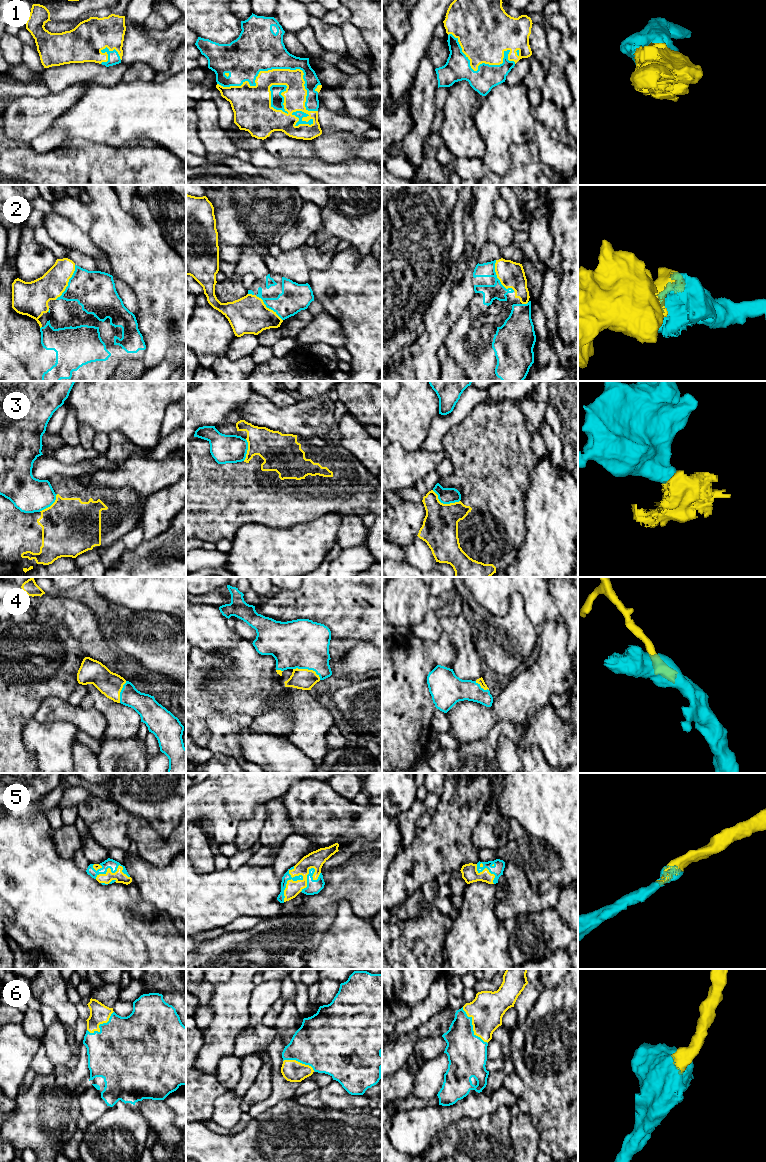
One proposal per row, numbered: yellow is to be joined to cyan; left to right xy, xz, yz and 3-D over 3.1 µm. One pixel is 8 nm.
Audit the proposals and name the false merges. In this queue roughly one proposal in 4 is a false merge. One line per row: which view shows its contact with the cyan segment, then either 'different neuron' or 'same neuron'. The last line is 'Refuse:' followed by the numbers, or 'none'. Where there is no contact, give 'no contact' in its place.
1: meets cyan in xz; same neuron
2: meets cyan in yz; same neuron
3: meets cyan in yz; different neuron
4: meets cyan in xz; same neuron
5: meets cyan in xz; same neuron
6: meets cyan in yz; same neuron
Refuse: 3

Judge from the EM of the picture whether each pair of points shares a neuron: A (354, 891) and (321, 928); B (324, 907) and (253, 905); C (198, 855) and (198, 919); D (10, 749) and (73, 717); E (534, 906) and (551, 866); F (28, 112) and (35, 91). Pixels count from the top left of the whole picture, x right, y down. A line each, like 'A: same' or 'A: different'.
A: same
B: different
C: different
D: different
E: same
F: different

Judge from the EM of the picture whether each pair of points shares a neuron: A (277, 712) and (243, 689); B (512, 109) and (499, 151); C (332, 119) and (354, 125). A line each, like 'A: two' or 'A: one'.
A: two
B: one
C: one

